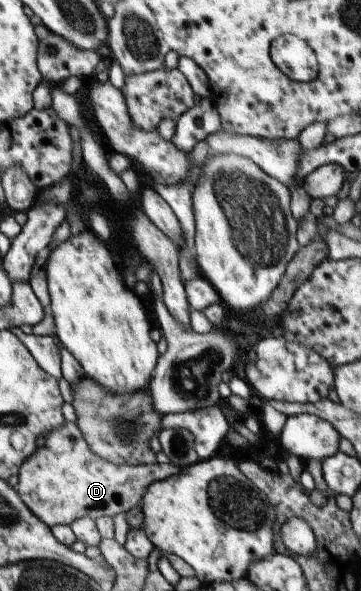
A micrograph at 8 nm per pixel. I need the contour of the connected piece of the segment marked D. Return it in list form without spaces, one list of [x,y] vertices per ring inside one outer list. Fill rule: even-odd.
[[[66,421],[46,436],[44,446],[37,449],[21,464],[18,492],[24,504],[49,527],[71,525],[75,520],[115,517],[142,504],[149,484],[179,473],[173,463],[151,465],[117,465],[98,456],[84,440],[78,425]]]

